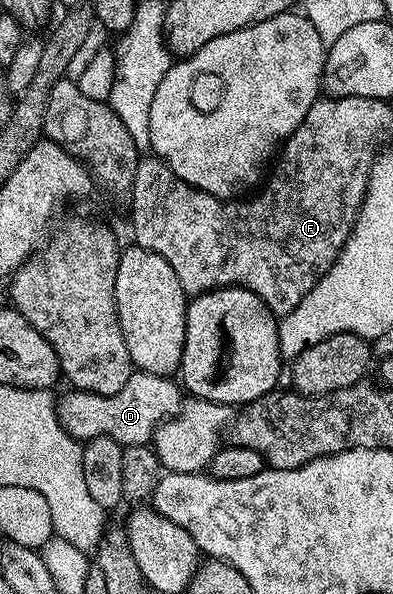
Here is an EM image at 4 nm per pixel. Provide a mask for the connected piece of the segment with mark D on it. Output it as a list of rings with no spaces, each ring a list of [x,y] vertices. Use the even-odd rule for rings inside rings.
[[[134,370],[119,394],[104,396],[69,390],[65,397],[57,400],[57,417],[63,430],[82,442],[106,436],[115,438],[122,446],[149,444],[153,433],[181,411],[182,403],[183,388],[176,379]]]

